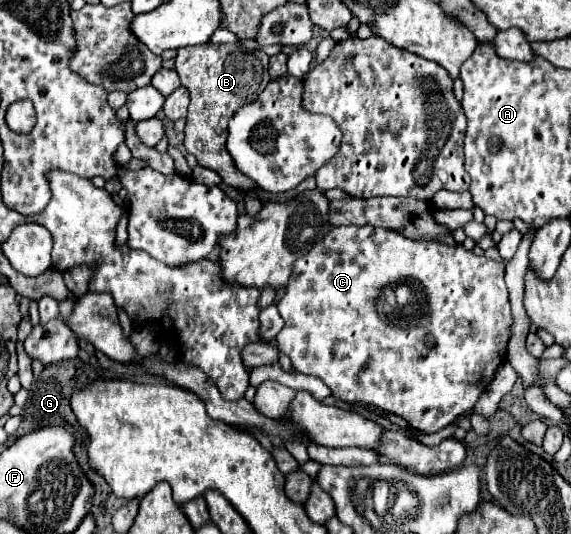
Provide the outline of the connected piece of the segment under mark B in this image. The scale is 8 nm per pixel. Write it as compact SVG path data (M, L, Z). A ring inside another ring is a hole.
M207 43L201 47L183 47L177 51L175 59L175 71L181 77L181 85L187 87L191 93L183 145L191 155L197 157L199 165L213 169L221 177L223 185L235 187L239 191L249 191L255 189L257 185L247 175L241 175L235 169L235 163L225 149L227 121L233 117L233 113L239 107L255 101L257 95L267 87L267 83L271 81L267 69L269 69L269 55L265 51L259 49L247 51L237 45ZM217 127L221 127L223 131L217 133Z

